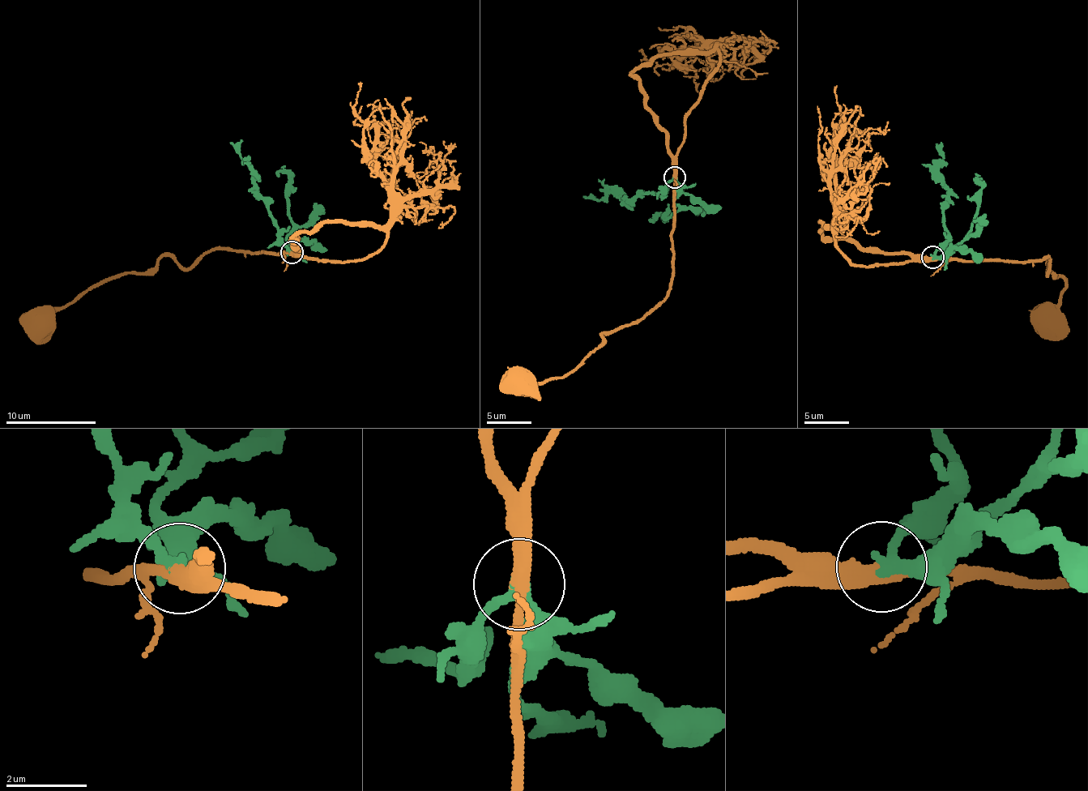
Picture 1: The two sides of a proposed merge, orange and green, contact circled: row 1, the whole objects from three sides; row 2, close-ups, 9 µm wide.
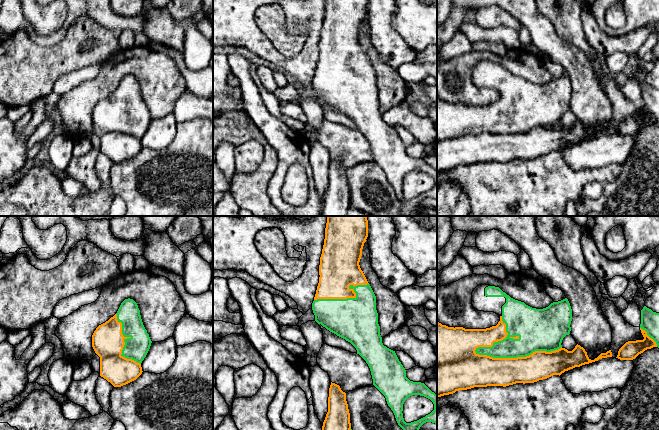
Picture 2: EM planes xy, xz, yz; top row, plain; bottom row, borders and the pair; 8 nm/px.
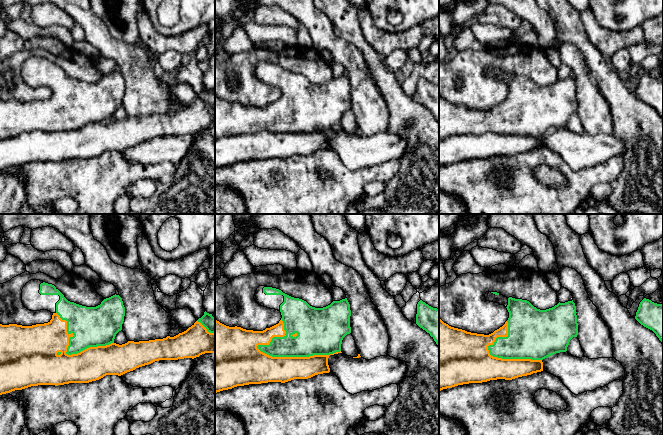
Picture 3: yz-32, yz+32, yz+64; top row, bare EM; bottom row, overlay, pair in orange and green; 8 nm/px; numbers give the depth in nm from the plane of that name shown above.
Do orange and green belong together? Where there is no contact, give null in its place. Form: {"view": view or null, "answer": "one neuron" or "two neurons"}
{"view": "yz", "answer": "one neuron"}

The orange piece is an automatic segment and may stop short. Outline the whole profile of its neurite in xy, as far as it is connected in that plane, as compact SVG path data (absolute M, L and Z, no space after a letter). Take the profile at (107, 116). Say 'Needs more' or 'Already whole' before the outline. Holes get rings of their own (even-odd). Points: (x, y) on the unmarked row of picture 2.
Needs more. M125 75L117 89L99 101L92 111L92 123L100 133L100 152L114 163L121 163L136 156L143 148L141 139L146 133L151 119L137 79L133 75Z

